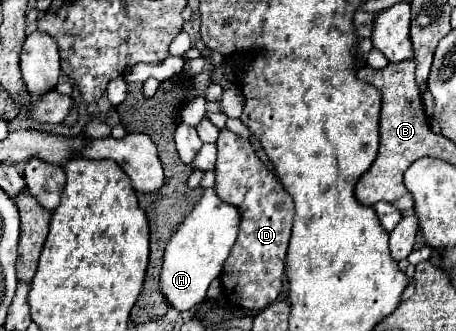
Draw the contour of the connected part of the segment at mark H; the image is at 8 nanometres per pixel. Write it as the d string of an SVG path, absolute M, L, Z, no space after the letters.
M211 188L205 190L193 212L171 236L163 254L159 286L169 306L183 312L191 310L193 306L205 300L211 280L217 278L223 270L223 262L227 260L235 244L237 232L239 232L239 210L235 206L223 204Z

